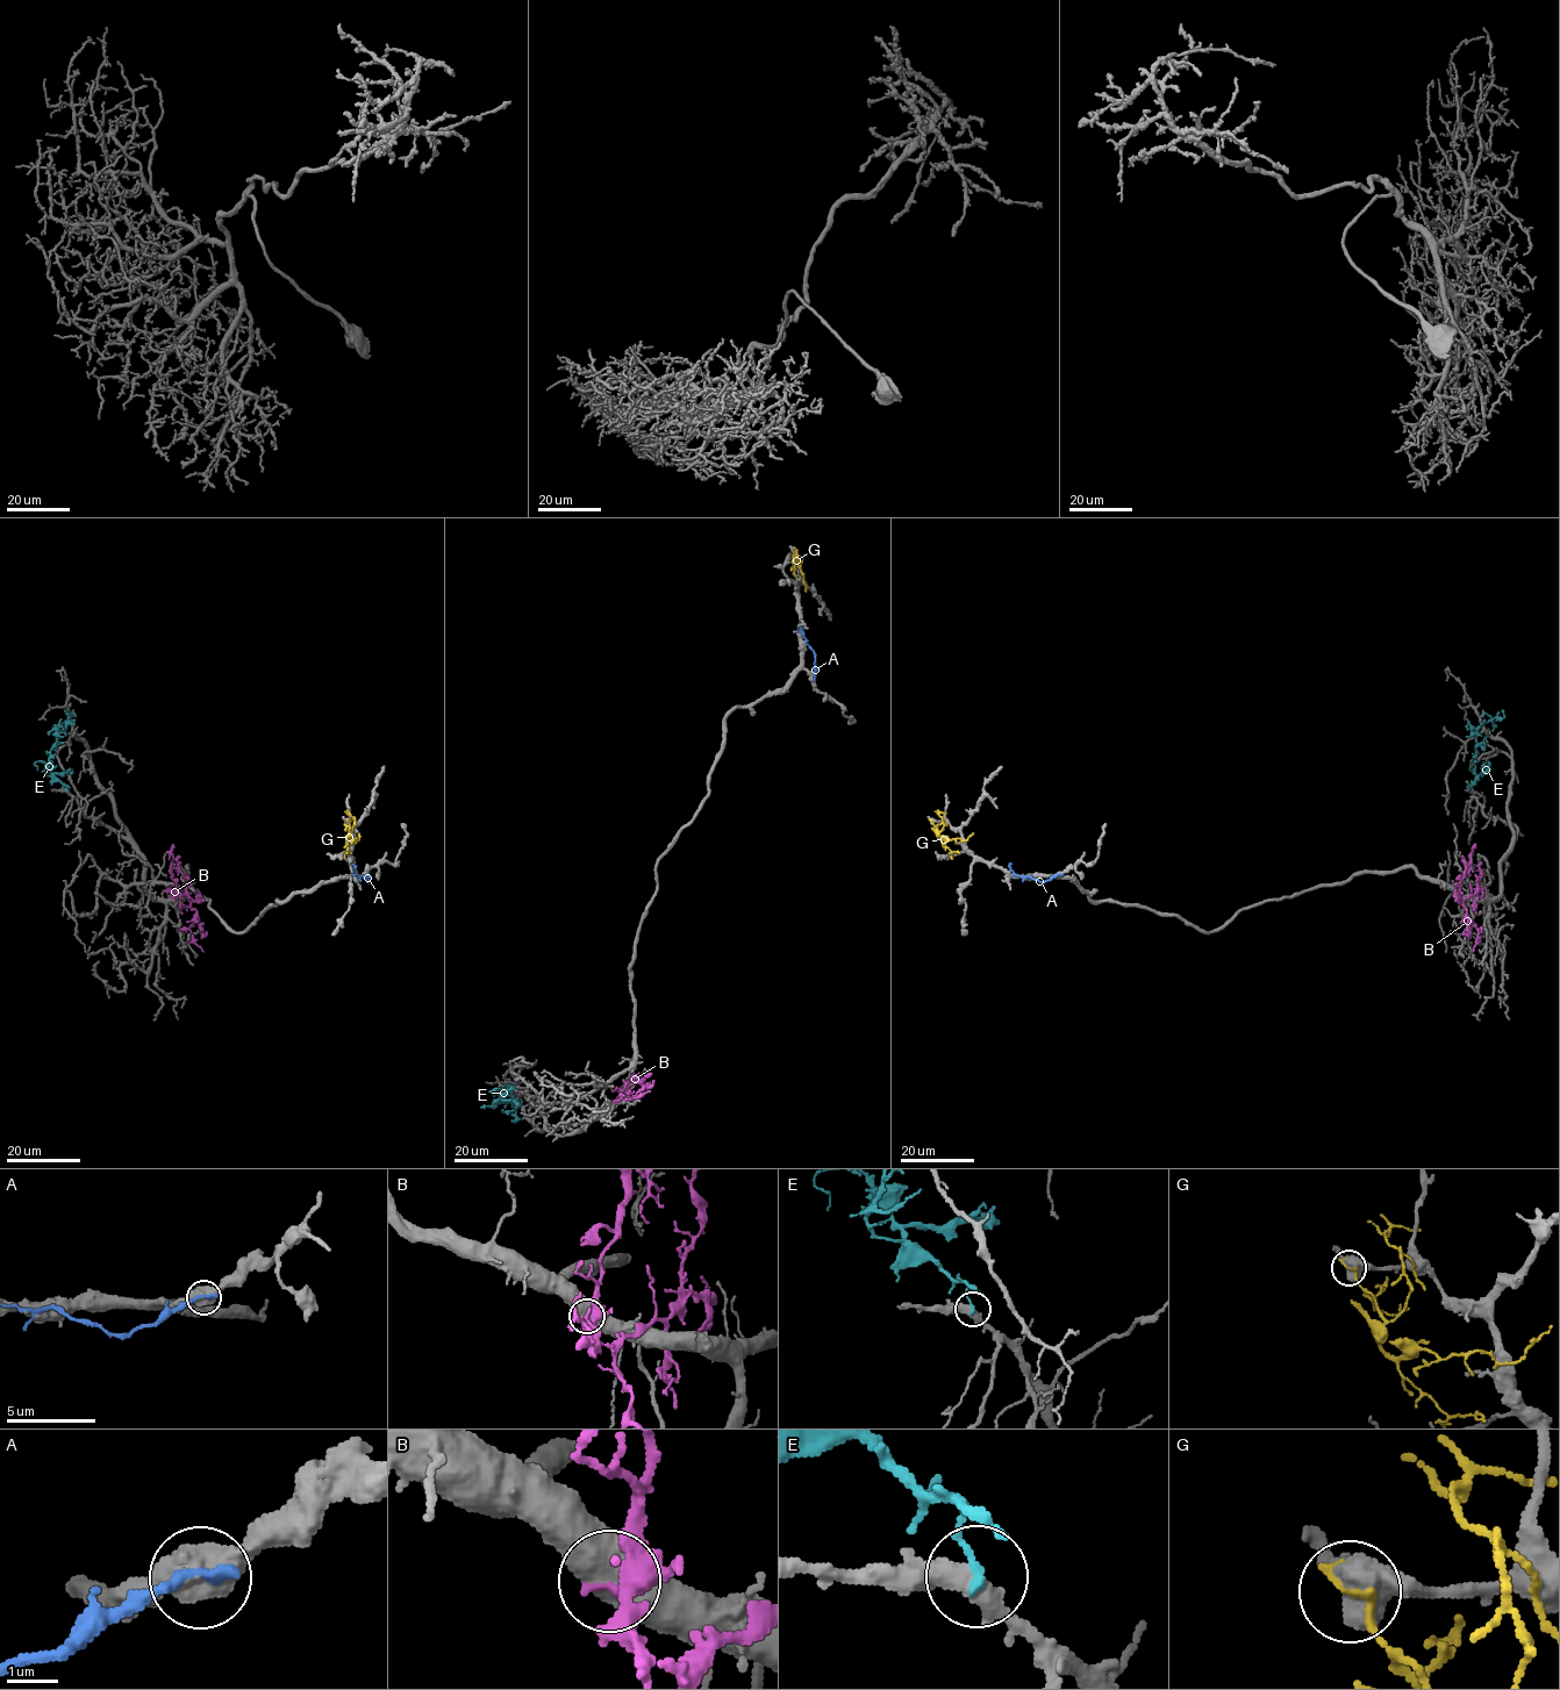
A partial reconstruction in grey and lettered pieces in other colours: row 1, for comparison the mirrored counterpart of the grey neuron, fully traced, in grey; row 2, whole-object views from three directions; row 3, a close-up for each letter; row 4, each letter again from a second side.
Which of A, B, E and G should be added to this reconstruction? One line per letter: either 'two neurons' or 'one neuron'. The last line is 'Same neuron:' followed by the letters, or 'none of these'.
A: two neurons
B: two neurons
E: two neurons
G: two neurons
Same neuron: none of these

